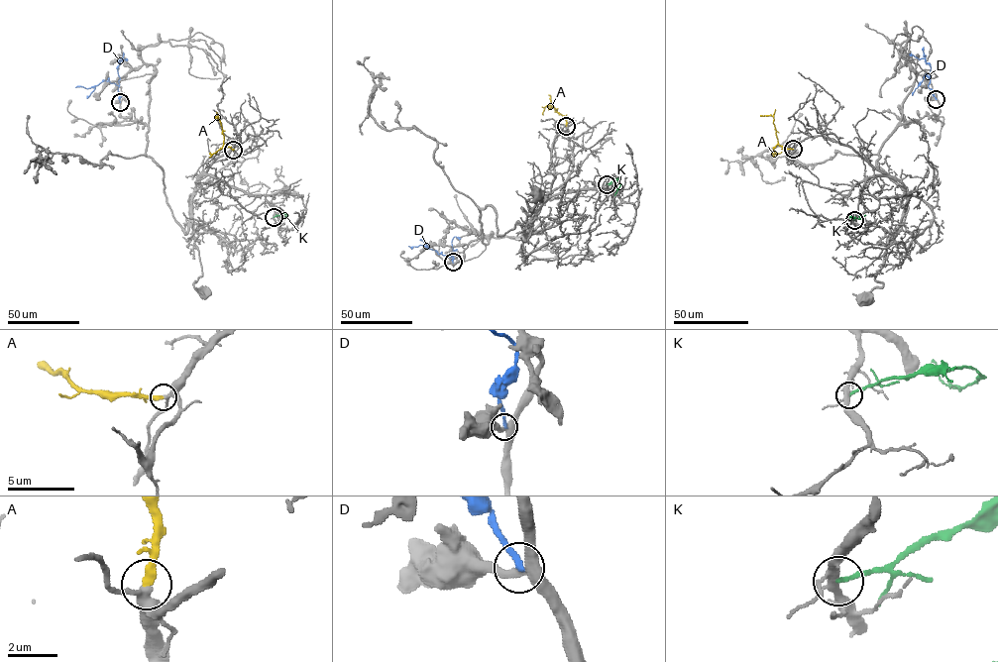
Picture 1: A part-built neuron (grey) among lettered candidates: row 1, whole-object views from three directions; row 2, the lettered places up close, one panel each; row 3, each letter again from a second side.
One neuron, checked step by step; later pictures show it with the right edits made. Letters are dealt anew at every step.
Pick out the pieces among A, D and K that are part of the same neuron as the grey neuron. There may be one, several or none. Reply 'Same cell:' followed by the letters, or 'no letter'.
Same cell: A

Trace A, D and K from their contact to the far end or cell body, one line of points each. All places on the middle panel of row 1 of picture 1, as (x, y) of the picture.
A: (566, 126), (565, 118), (551, 107), (548, 94)
D: (453, 262), (451, 255), (438, 254), (423, 245), (408, 246)
K: (607, 184), (615, 180), (620, 183), (614, 195)

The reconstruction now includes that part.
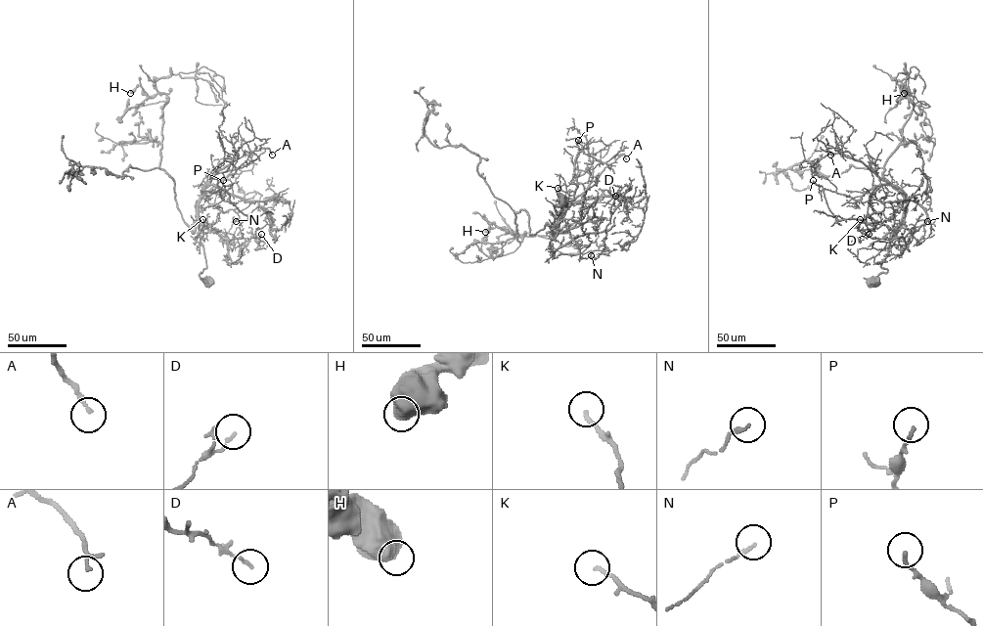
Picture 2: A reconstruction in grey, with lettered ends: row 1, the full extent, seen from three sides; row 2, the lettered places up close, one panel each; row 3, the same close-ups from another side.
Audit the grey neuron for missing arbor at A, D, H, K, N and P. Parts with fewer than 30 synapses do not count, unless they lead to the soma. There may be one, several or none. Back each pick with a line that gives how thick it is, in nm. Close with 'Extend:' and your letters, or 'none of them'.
Extend: none of them

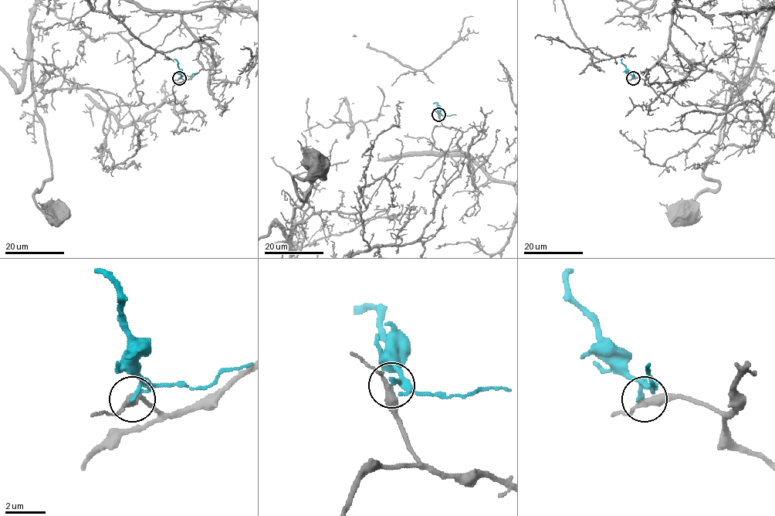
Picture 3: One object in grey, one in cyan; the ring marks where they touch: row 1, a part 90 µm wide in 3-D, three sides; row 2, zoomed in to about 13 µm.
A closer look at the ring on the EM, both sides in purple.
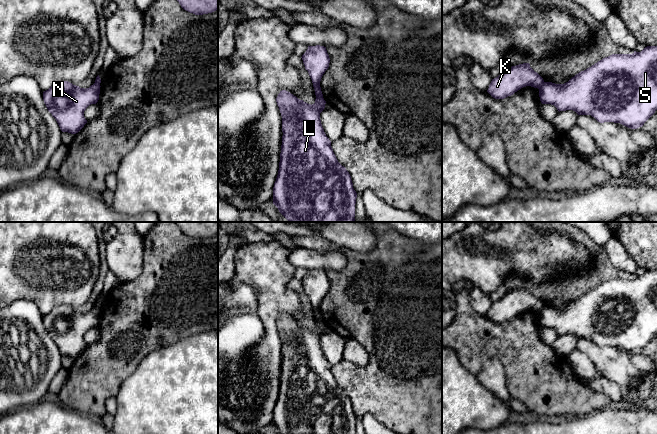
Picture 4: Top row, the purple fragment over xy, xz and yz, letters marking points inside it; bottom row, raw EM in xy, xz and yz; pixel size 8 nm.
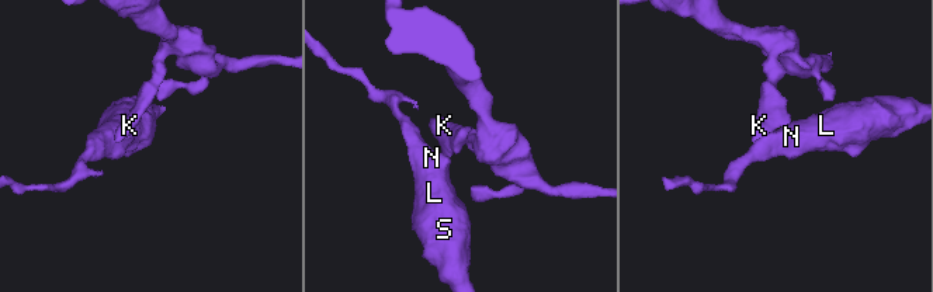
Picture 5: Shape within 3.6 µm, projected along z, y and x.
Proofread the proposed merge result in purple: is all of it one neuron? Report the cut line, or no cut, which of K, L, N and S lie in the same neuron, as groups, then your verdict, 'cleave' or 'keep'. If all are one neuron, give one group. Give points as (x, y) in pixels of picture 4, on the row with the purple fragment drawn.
yz (544, 82), (538, 88) | K / L N S | cleave

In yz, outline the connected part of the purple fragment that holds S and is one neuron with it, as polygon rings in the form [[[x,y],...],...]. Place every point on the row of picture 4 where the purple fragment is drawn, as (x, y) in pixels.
[[[647,46],[641,52],[634,51],[632,54],[612,54],[564,84],[544,82],[538,89],[541,103],[554,105],[559,112],[573,110],[578,115],[591,115],[600,123],[614,122],[637,129],[657,110],[657,46]]]

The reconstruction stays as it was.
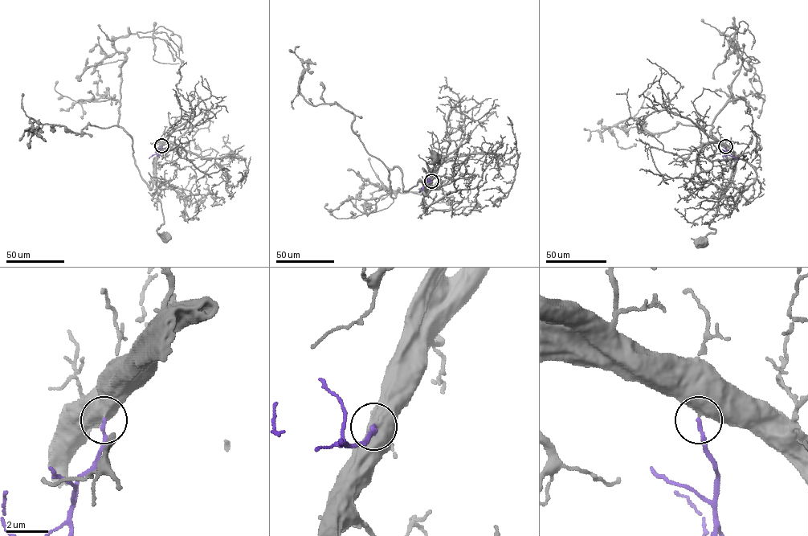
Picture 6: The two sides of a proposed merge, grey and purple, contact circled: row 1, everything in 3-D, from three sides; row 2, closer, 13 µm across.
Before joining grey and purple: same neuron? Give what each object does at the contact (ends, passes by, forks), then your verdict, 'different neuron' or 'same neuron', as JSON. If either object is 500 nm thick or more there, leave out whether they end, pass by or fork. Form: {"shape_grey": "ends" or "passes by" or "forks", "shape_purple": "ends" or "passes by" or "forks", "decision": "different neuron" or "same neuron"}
{"decision": "same neuron"}

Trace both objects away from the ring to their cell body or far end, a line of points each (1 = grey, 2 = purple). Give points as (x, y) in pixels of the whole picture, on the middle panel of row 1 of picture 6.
1: (431, 181), (426, 190), (427, 175), (434, 166), (430, 171), (426, 162), (431, 163), (437, 156)
2: (431, 181), (418, 192)

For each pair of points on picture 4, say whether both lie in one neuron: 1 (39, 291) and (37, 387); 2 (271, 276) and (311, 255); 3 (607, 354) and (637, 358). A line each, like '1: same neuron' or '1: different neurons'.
1: different neurons
2: different neurons
3: different neurons

